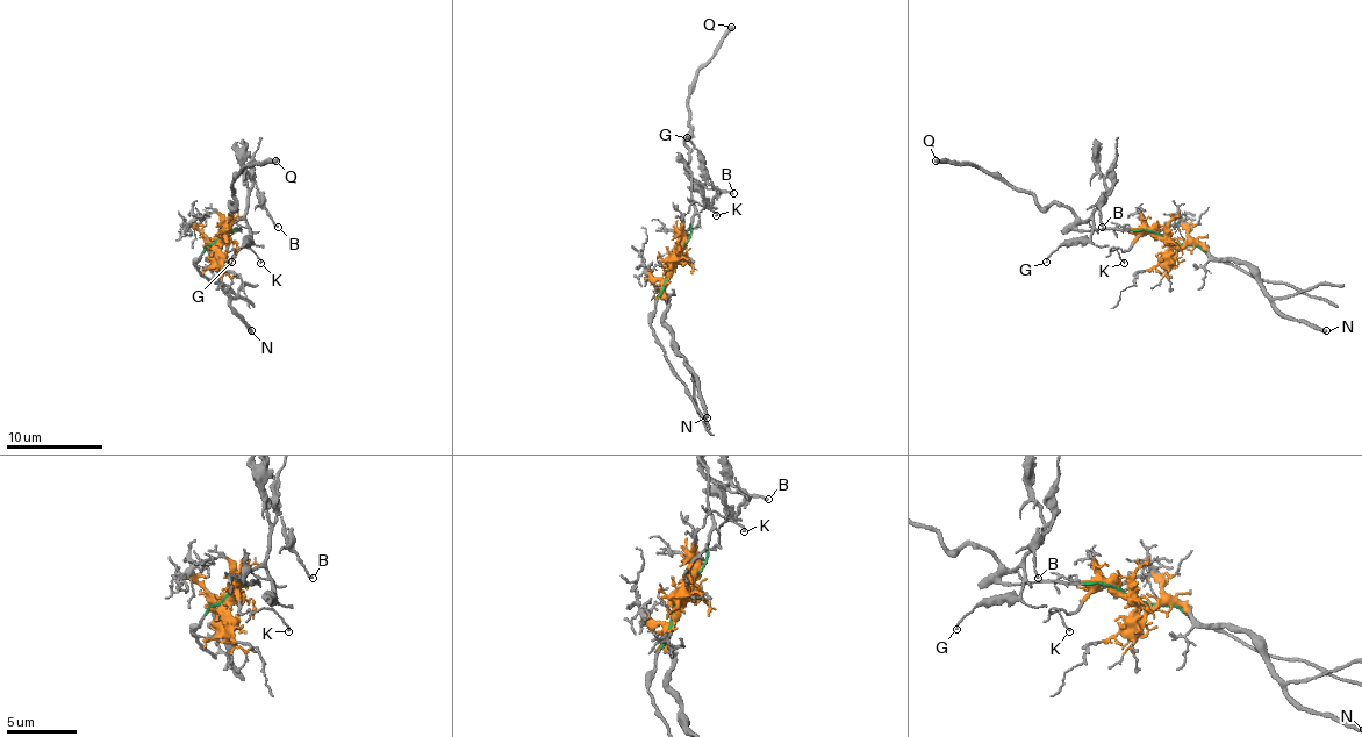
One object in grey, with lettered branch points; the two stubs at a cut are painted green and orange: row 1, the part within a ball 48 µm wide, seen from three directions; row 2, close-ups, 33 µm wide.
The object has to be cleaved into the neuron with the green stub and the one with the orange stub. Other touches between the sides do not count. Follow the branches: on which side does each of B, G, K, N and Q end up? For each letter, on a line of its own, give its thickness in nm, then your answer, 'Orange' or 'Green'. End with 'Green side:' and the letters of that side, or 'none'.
B: Thickness 140 nm. Green
G: Thickness 140 nm. Green
K: Thickness 120 nm. Orange
N: Thickness 280 nm. Orange
Q: Thickness 340 nm. Green
Green side: B, G, Q

